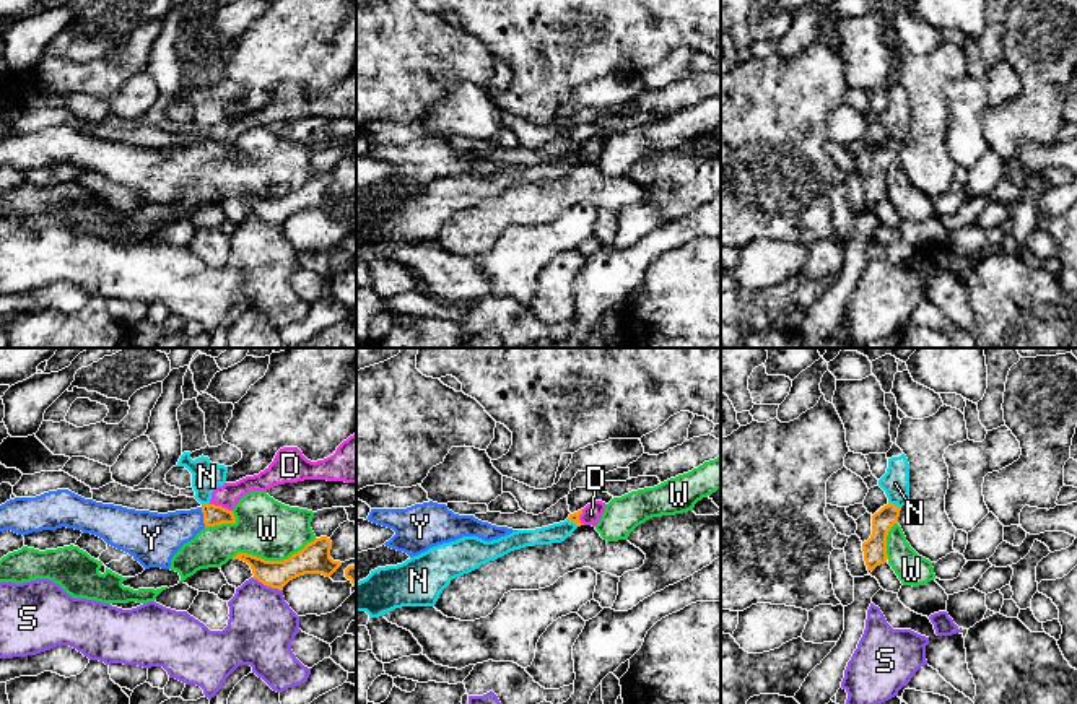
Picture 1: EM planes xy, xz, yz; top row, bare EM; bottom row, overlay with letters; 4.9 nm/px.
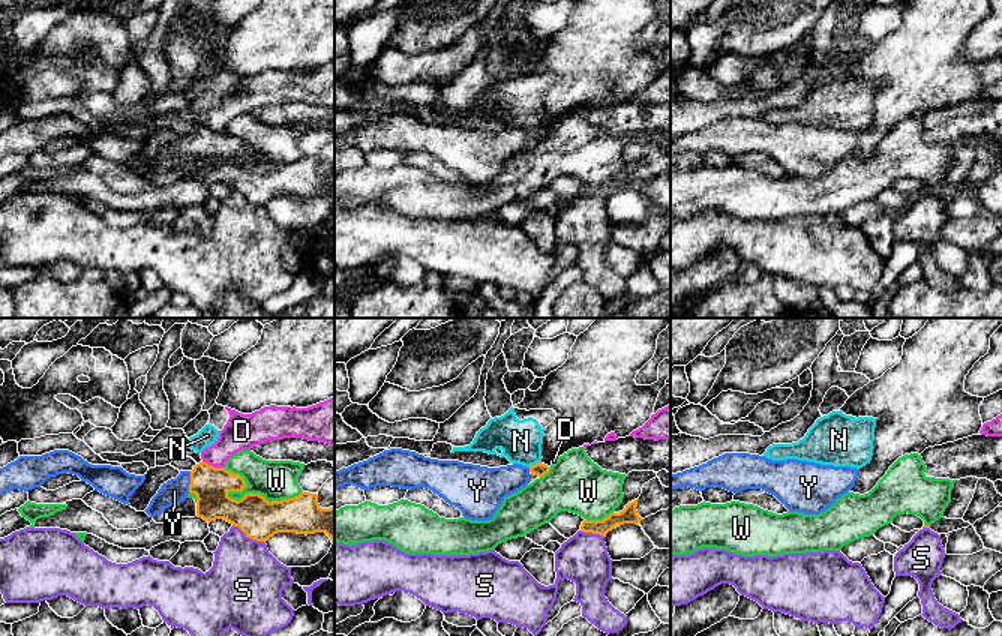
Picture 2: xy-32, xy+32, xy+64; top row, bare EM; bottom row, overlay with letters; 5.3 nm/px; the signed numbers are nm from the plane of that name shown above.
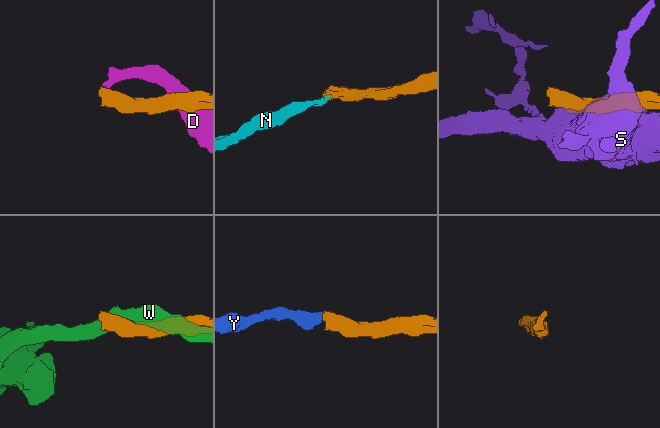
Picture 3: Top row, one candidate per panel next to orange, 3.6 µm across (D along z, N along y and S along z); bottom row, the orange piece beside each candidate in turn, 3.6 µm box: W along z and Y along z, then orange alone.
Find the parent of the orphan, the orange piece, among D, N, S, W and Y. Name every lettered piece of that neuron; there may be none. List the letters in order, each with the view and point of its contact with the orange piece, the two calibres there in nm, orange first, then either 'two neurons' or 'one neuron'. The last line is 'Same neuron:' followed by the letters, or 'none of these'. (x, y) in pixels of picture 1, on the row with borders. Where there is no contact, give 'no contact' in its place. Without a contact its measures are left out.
D: xy (220, 506) | 100/120 nm | two neurons
N: yz (893, 504) | 110/140 nm | two neurons
S: xy (267, 586) | 140/340 nm | two neurons
W: xy (274, 561) | 160/300 nm | two neurons
Y: xy (204, 517) | 100/240 nm | one neuron
Same neuron: Y

